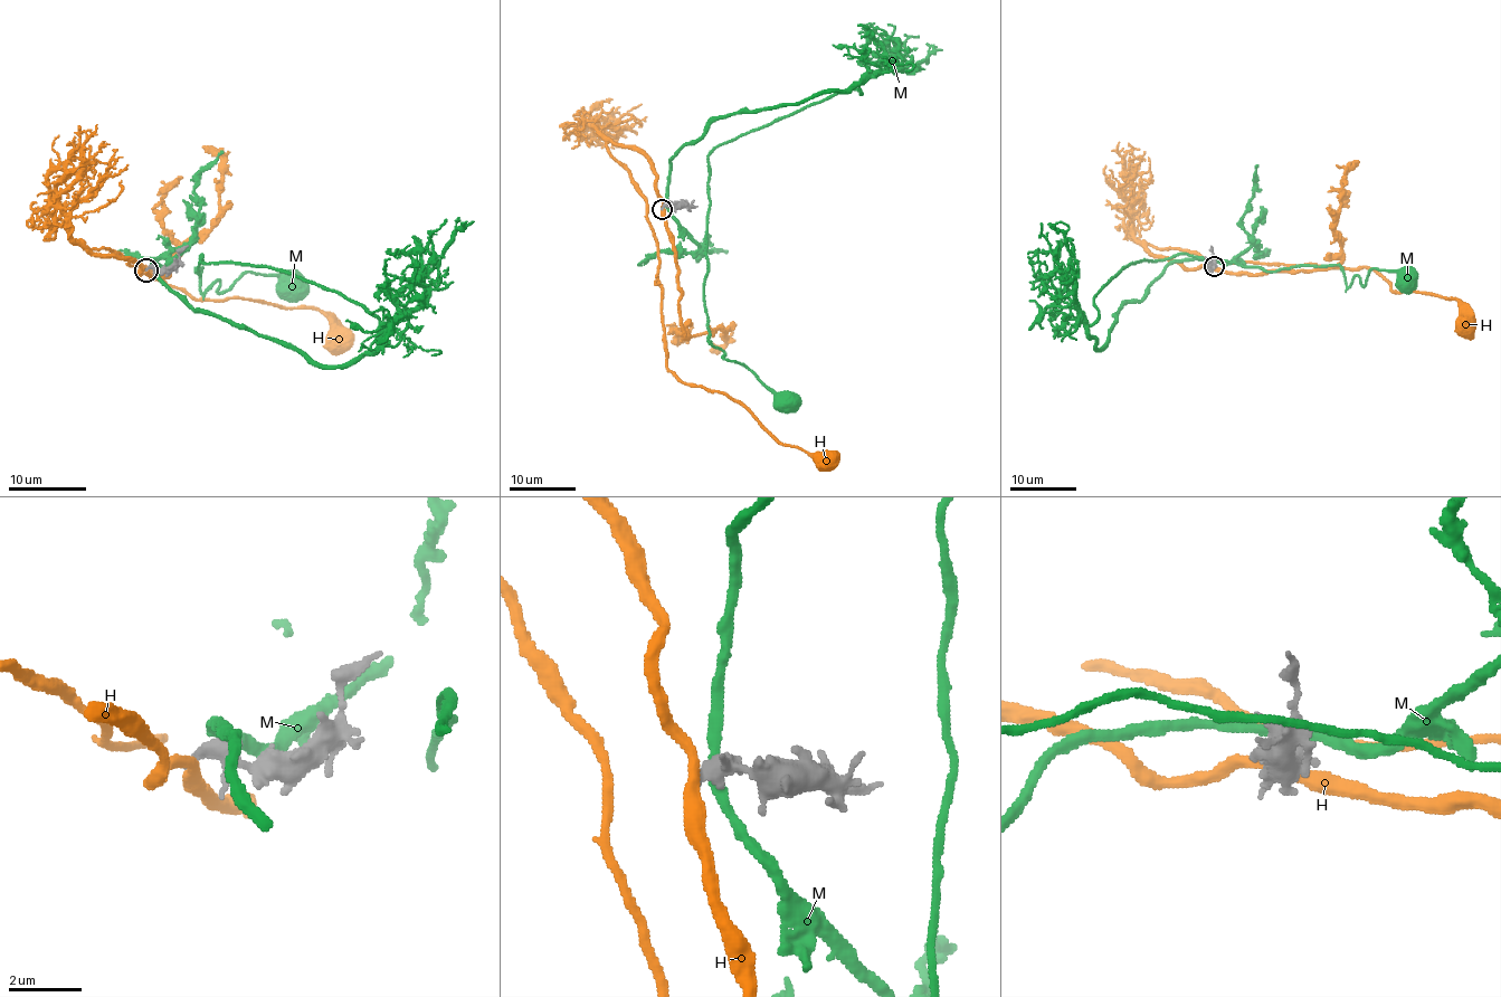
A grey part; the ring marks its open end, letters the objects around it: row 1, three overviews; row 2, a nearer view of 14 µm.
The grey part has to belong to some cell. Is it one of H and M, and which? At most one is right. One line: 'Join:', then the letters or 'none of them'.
Join: none of them

